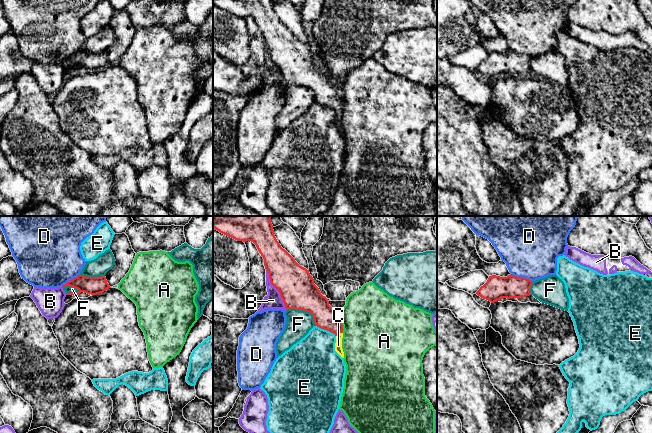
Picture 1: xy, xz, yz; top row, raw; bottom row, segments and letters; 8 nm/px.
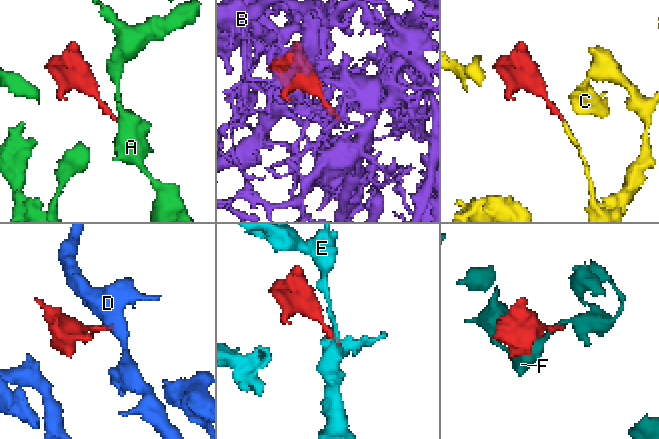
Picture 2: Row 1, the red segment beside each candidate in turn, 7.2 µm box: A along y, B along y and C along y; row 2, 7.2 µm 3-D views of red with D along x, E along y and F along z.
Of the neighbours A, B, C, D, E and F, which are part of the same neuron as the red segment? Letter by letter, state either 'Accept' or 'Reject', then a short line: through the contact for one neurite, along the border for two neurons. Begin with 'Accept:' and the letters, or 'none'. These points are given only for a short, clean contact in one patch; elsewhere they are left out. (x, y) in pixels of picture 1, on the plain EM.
Accept: C
A: Reject. Line: xz (339, 90), (343, 108)
B: Reject
C: Accept. Line: xz (325, 93), (339, 109), (338, 121)
D: Reject. Line: yz (511, 49), (528, 54), (532, 58)
E: Reject. Line: xz (315, 101), (330, 107), (335, 112)
F: Reject. Line: xz (286, 85), (308, 87), (312, 91), (315, 101)

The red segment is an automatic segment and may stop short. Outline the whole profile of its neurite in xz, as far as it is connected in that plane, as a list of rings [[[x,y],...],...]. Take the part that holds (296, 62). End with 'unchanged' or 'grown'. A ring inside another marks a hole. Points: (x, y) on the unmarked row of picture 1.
[[[213,0],[213,4],[237,17],[253,18],[264,35],[270,58],[279,67],[286,86],[296,85],[311,89],[315,102],[336,112],[335,127],[344,134],[344,105],[339,88],[321,70],[309,46],[300,42],[281,23],[272,0]]] | grown

